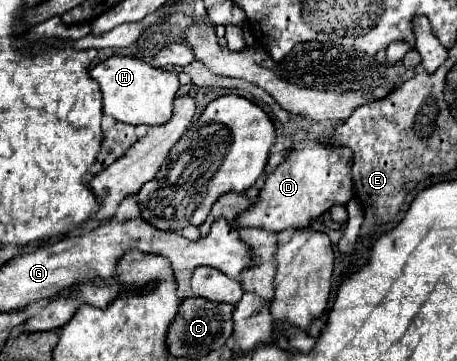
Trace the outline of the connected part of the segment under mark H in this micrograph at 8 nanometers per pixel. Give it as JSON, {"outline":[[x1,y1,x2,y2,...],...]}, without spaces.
{"outline":[[111,57,91,69,91,77,101,85,103,113,129,125,165,125,173,115,173,99,179,89,175,71,149,67,141,57]]}

